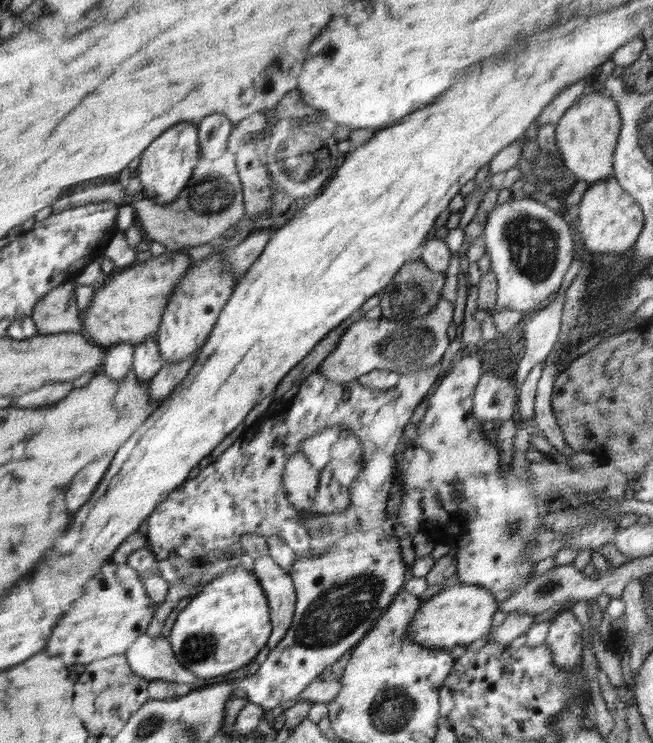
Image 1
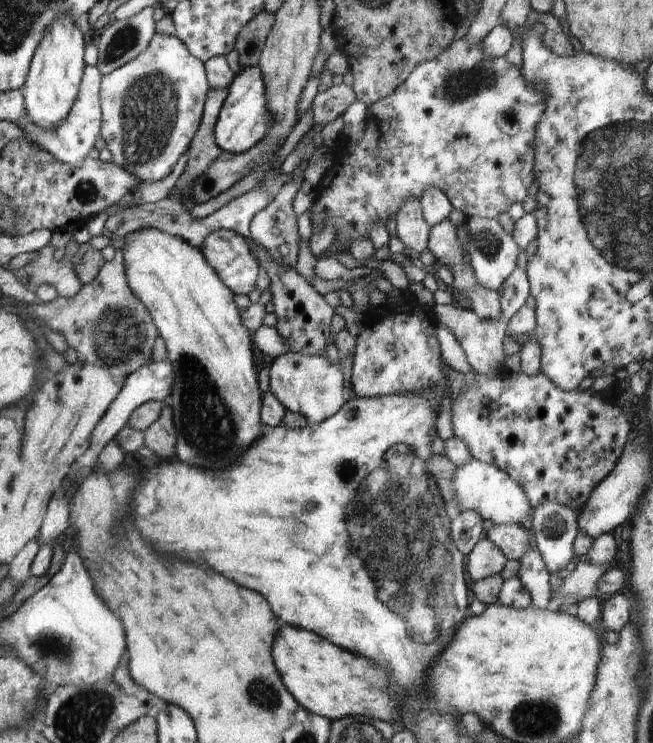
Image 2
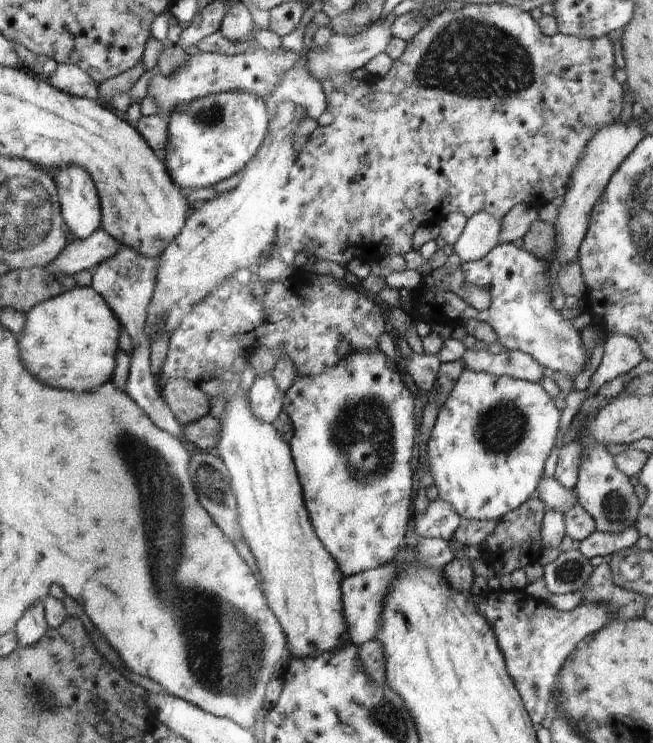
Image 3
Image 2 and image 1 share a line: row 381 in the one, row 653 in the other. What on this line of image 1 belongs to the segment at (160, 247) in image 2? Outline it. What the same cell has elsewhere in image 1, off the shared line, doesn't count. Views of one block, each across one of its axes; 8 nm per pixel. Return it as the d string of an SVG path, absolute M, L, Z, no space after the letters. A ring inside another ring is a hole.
M243 566L211 580L180 611L167 639L176 660L201 680L238 670L267 645L273 626L268 600L257 577Z

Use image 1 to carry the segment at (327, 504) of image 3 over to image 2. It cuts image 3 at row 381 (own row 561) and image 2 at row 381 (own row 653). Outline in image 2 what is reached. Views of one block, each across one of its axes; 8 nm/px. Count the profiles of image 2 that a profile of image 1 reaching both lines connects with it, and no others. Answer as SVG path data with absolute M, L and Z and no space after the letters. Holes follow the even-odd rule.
M288 352L276 357L268 370L269 391L289 411L302 414L309 424L319 425L336 414L347 401L344 396L346 378L339 363L330 364L324 356L307 355L304 352Z

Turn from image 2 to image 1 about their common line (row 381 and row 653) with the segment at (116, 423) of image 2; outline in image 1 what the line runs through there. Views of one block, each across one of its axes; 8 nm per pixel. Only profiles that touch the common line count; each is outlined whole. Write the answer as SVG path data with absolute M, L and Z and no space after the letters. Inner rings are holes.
M144 633L142 636L138 636L138 638L128 646L128 650L126 650L124 656L132 671L146 680L170 680L188 684L188 686L193 689L201 686L201 679L182 667L176 660L173 650L171 649L170 641L167 638L152 638Z

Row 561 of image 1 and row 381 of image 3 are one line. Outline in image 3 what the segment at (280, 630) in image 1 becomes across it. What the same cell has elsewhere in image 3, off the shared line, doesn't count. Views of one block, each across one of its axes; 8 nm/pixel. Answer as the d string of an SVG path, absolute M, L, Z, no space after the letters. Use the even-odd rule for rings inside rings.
M271 373L256 377L247 394L252 414L262 422L273 423L283 411L284 392L278 390Z

